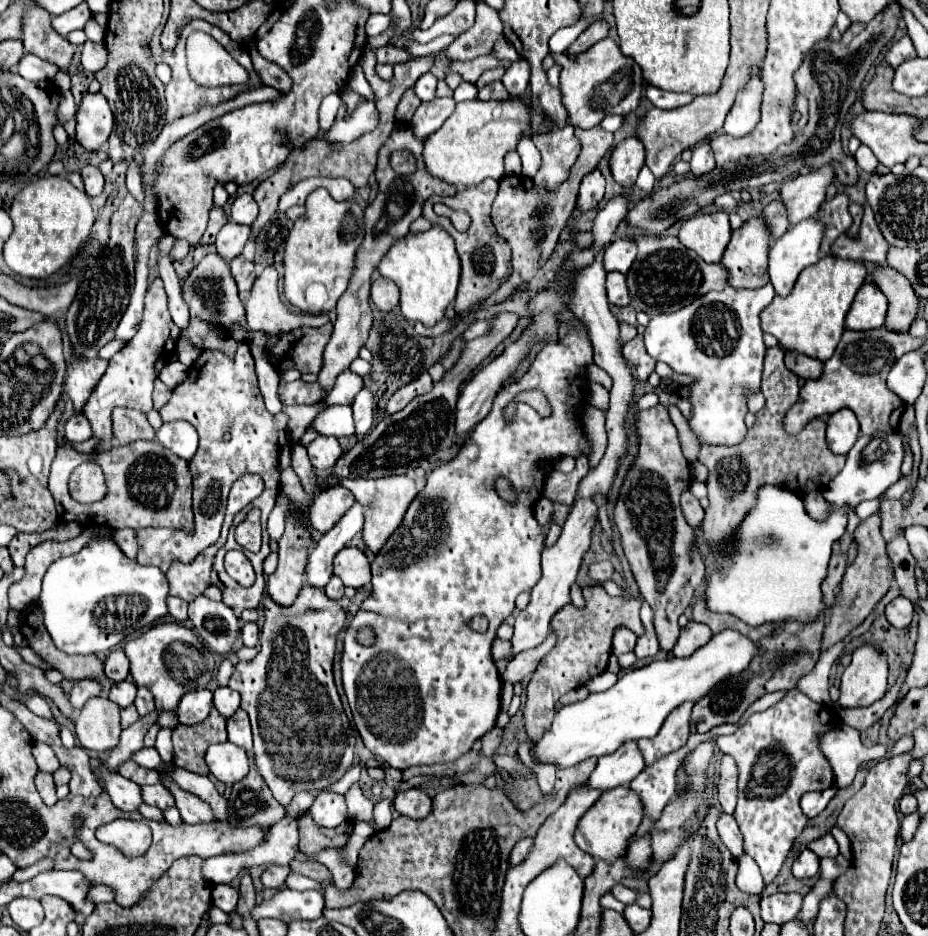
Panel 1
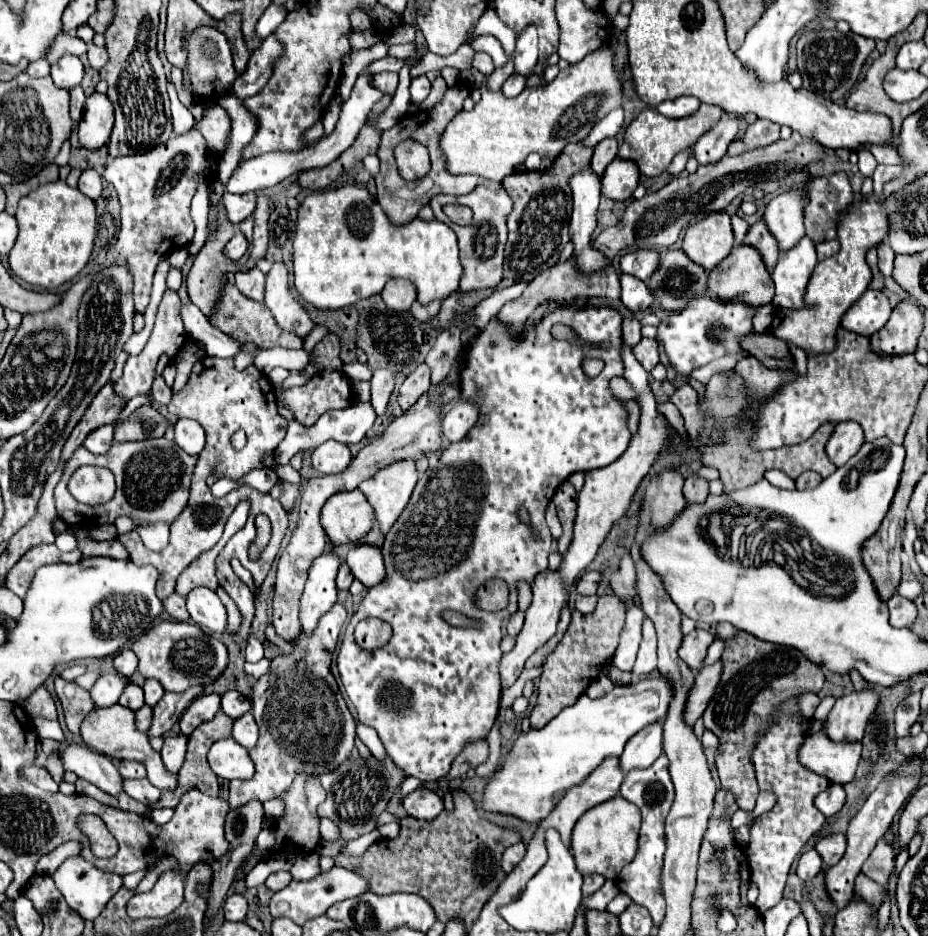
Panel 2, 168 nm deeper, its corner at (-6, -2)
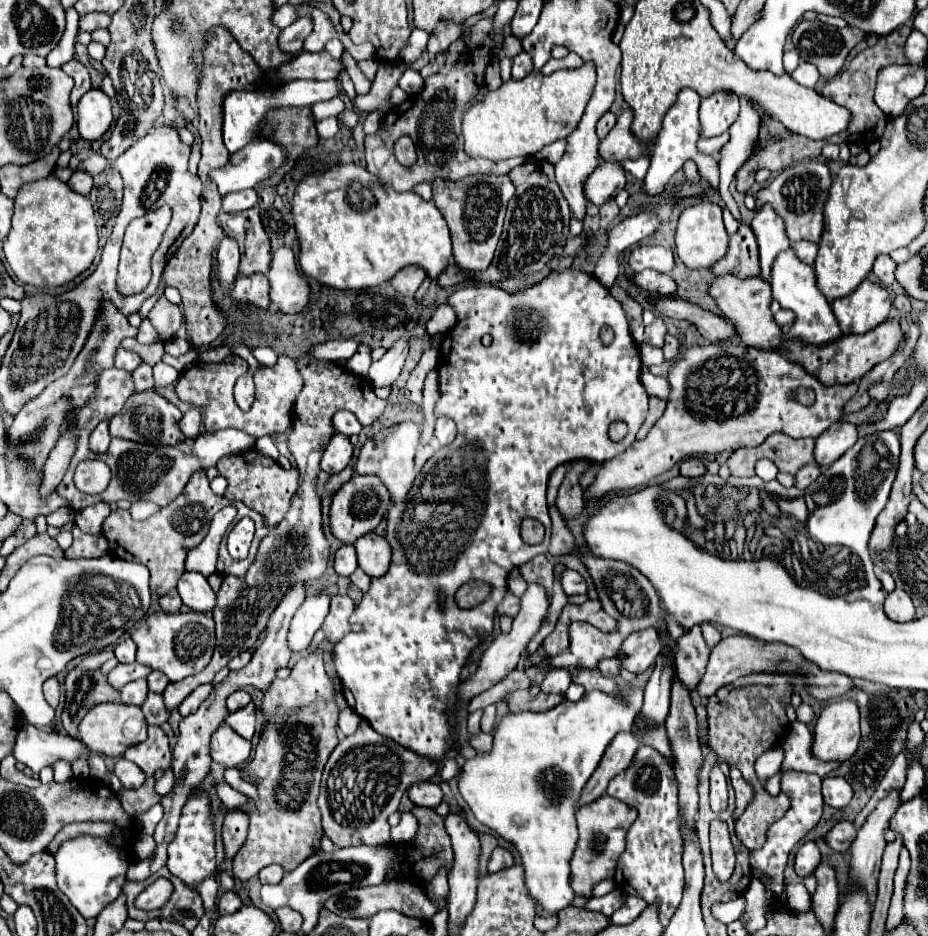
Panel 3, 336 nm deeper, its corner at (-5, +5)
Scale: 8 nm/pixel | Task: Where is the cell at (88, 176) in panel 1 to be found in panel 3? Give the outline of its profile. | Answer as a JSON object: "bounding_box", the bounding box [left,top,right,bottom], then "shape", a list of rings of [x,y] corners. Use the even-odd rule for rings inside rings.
{"bounding_box":[68,171,94,195],"shape":[[[76,171],[70,179],[68,179],[68,185],[74,189],[74,191],[78,191],[80,195],[88,195],[90,191],[92,191],[92,187],[94,187],[94,179],[92,179],[92,175],[90,173],[86,173],[86,171]]]}

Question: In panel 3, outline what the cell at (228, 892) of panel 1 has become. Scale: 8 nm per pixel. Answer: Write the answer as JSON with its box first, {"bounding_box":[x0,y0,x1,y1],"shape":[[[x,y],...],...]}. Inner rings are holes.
{"bounding_box":[218,891,242,915],"shape":[[[226,891],[220,901],[218,901],[218,913],[220,915],[228,915],[228,913],[236,913],[242,907],[240,897],[234,891]]]}

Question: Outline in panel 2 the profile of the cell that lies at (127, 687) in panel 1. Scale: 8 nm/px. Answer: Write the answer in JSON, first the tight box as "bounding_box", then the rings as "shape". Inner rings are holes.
{"bounding_box":[119,684,145,710],"shape":[[[129,684],[129,686],[125,688],[125,692],[121,694],[121,698],[119,698],[119,704],[121,704],[121,706],[127,706],[127,708],[131,708],[131,710],[139,710],[139,708],[145,704],[145,700],[143,700],[143,690],[141,690],[139,686],[135,686],[135,684]]]}

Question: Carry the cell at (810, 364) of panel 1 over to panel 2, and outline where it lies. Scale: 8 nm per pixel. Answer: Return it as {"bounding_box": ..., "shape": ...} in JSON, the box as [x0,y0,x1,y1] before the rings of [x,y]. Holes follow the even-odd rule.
{"bounding_box":[741,332,793,368],"shape":[[[751,332],[741,338],[741,346],[767,368],[789,368],[793,362],[787,344],[771,334]]]}

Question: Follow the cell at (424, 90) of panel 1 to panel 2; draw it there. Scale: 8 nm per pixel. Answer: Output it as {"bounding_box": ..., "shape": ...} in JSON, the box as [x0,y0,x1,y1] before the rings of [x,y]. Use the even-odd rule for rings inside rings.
{"bounding_box":[409,76,431,102],"shape":[[[419,76],[419,78],[411,80],[409,92],[411,92],[411,100],[413,102],[423,102],[427,98],[429,90],[431,90],[431,82],[427,80],[427,76]]]}

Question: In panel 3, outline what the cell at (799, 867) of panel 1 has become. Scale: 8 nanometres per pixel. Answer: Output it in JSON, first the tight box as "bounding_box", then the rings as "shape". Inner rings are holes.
{"bounding_box":[794,841,820,877],"shape":[[[814,841],[804,843],[798,851],[796,851],[796,861],[794,861],[794,869],[800,877],[812,875],[814,869],[820,865],[820,851],[816,847]]]}

